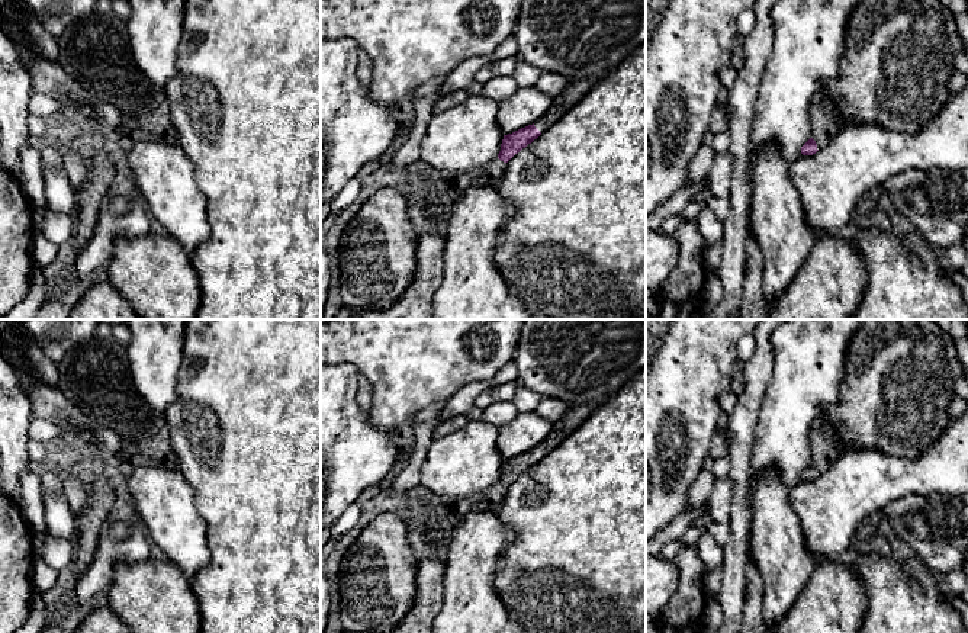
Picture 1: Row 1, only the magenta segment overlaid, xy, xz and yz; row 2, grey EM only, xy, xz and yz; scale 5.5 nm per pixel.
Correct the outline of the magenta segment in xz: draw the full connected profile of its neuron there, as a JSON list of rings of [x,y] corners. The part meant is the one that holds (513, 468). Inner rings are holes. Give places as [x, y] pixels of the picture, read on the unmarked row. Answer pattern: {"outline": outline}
{"outline": [[[601,404],[572,405],[567,414],[553,422],[551,433],[533,450],[504,460],[501,476],[495,485],[466,498],[443,501],[444,524],[447,530],[454,527],[460,518],[475,510],[498,510],[506,494],[506,488],[522,473],[537,465],[544,456],[554,450],[569,434],[572,434]]]}

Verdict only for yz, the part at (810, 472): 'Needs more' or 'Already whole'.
Needs more

